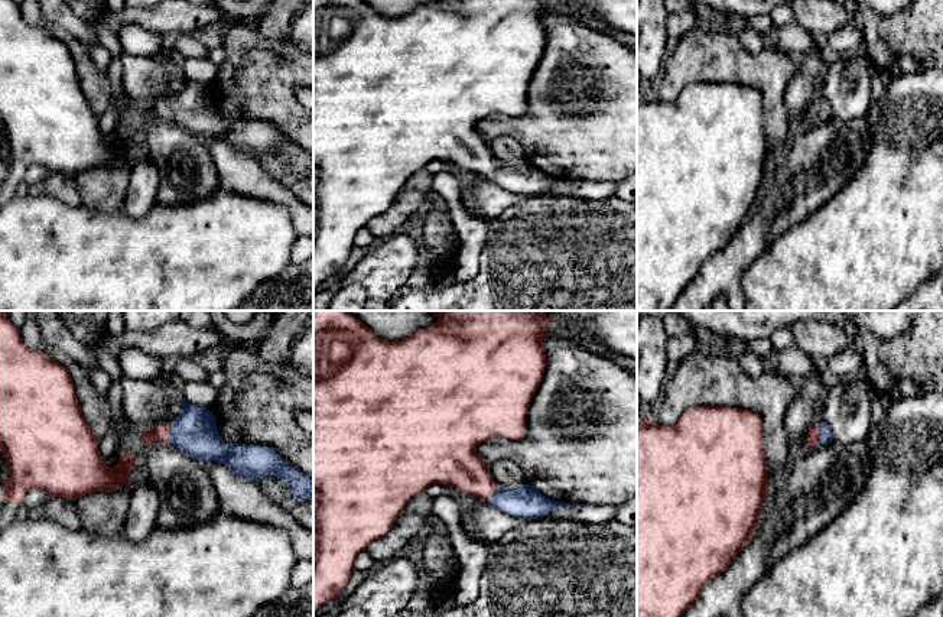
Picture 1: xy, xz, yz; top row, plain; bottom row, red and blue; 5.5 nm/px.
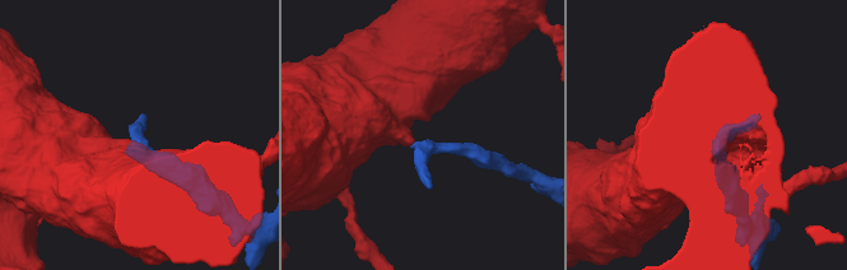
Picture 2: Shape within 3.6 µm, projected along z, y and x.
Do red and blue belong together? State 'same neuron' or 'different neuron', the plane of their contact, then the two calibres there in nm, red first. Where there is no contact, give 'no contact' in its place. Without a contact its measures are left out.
same neuron | xy | 100/240 nm

